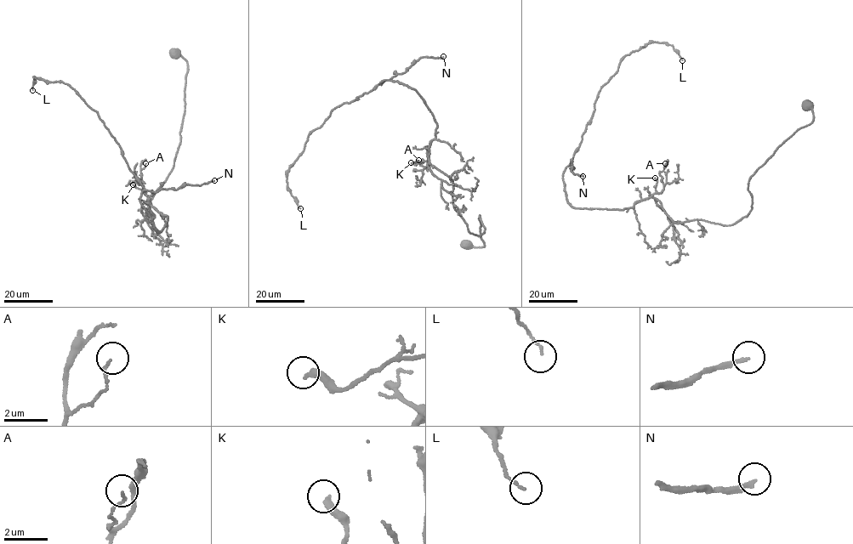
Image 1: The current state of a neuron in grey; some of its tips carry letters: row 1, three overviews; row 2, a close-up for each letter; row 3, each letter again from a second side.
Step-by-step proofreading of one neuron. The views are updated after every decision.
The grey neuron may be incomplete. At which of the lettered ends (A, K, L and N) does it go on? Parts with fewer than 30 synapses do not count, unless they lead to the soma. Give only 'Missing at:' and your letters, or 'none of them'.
Missing at: N

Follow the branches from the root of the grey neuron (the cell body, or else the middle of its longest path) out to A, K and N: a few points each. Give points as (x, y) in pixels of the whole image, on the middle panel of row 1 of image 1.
A: (465, 243), (485, 245), (480, 216), (479, 235), (454, 208), (452, 181), (418, 160)
K: (465, 243), (485, 245), (480, 216), (486, 229), (479, 235), (454, 208), (451, 178), (428, 158), (411, 162)
N: (465, 243), (485, 245), (480, 215), (486, 229), (469, 231), (430, 163), (432, 112), (379, 82), (443, 56)

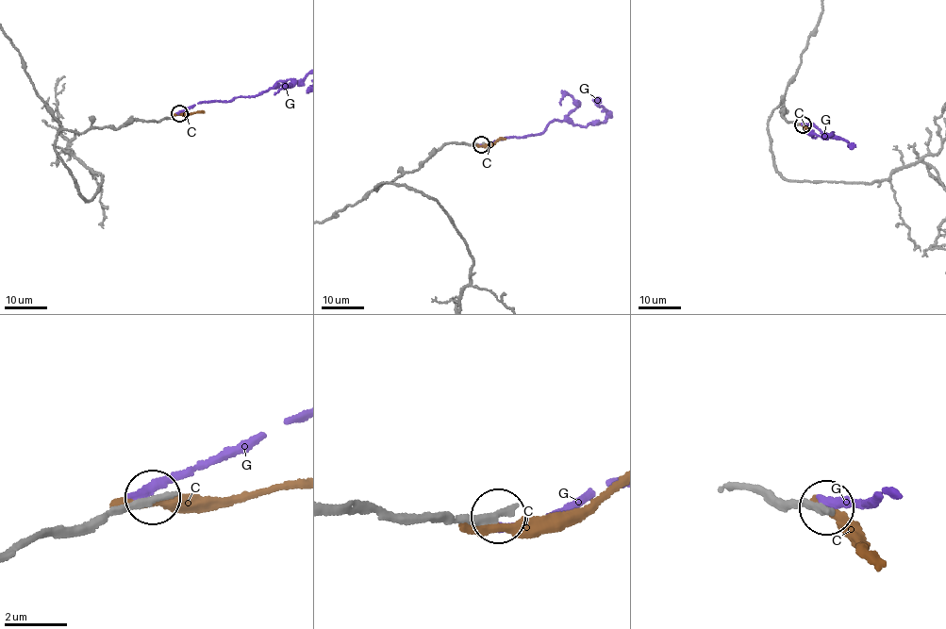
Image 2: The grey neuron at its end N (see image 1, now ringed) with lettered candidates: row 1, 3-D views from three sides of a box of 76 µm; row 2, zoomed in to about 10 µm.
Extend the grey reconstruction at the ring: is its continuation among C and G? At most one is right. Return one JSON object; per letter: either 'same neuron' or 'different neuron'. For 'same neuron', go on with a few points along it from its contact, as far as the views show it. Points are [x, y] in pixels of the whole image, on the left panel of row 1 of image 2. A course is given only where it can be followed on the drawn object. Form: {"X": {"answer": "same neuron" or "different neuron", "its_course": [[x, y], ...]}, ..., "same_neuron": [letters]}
{"C": {"answer": "different neuron"}, "G": {"answer": "different neuron"}, "same_neuron": []}

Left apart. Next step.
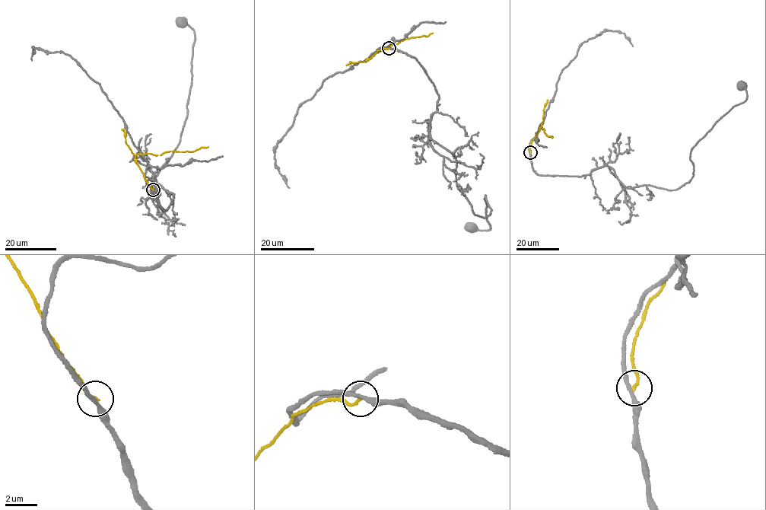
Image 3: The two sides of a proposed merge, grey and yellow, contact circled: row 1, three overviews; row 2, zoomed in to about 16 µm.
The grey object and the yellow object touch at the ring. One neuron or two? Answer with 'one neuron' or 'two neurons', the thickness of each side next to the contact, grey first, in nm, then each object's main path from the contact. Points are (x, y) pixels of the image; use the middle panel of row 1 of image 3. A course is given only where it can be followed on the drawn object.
two neurons; calibres 240 and 170 nm; course grey (389, 48), (433, 84), (430, 138), (456, 158), (456, 186), (483, 218), (484, 195), (491, 228), (469, 226); course yellow (389, 48), (378, 50), (366, 60), (377, 51), (391, 45), (433, 33)

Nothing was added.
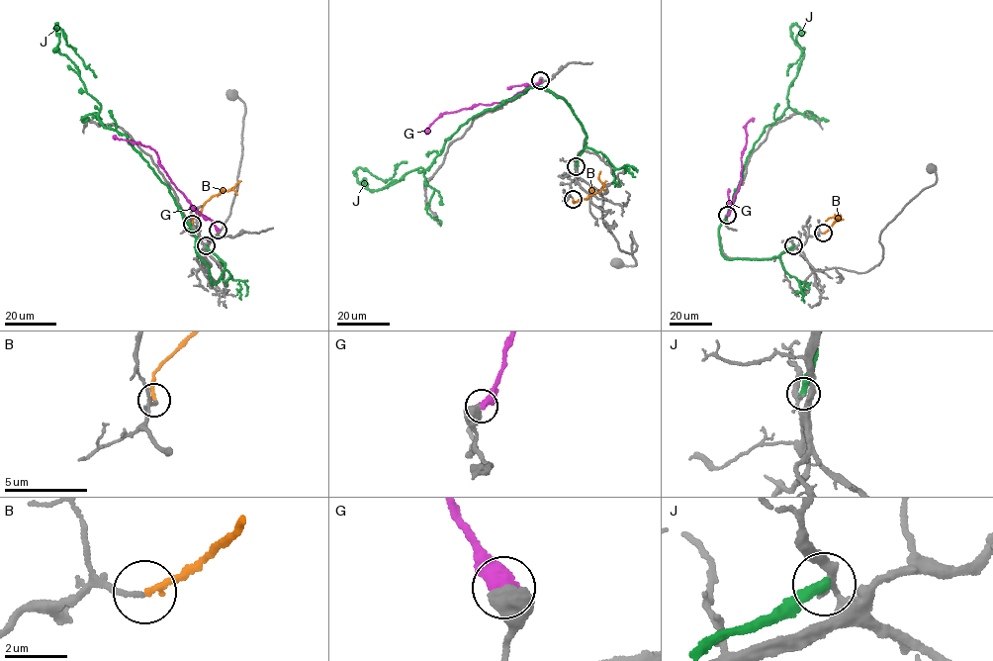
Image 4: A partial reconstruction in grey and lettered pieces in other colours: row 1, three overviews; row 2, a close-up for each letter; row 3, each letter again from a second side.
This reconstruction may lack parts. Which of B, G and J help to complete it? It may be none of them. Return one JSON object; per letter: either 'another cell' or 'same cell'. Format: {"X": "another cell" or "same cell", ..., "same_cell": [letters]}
{"B": "same cell", "G": "another cell", "J": "another cell", "same_cell": ["B"]}

